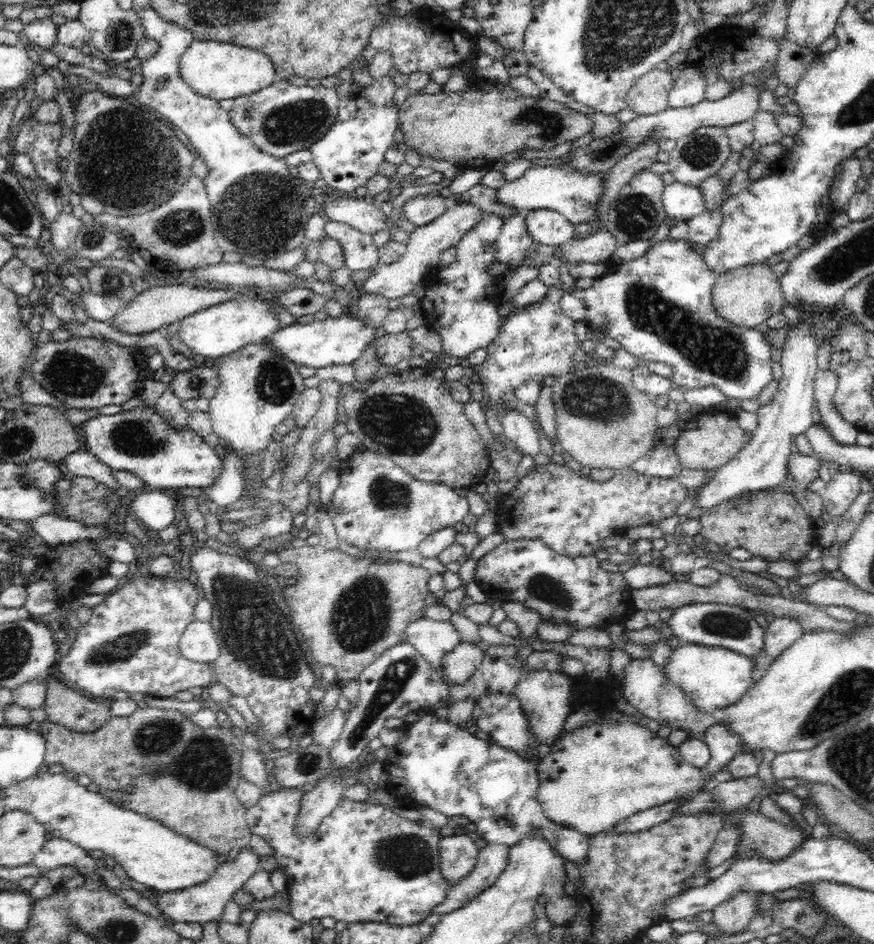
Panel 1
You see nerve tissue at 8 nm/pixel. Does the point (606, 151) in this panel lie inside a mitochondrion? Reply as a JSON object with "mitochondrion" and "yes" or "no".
{"mitochondrion":"yes"}

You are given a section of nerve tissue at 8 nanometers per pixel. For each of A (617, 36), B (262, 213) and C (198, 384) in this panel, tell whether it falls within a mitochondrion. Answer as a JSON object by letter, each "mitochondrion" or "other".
{"A":"mitochondrion","B":"mitochondrion","C":"mitochondrion"}

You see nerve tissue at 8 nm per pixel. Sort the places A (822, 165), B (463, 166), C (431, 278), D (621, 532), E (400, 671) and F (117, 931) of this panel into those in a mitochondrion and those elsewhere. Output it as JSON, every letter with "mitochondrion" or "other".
{"A":"other","B":"other","C":"other","D":"other","E":"mitochondrion","F":"mitochondrion"}

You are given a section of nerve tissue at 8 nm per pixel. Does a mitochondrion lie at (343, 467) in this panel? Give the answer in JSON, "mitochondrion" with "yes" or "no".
{"mitochondrion":"no"}

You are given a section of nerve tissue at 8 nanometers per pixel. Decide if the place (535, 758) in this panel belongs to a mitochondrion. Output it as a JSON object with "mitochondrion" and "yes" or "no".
{"mitochondrion":"no"}

